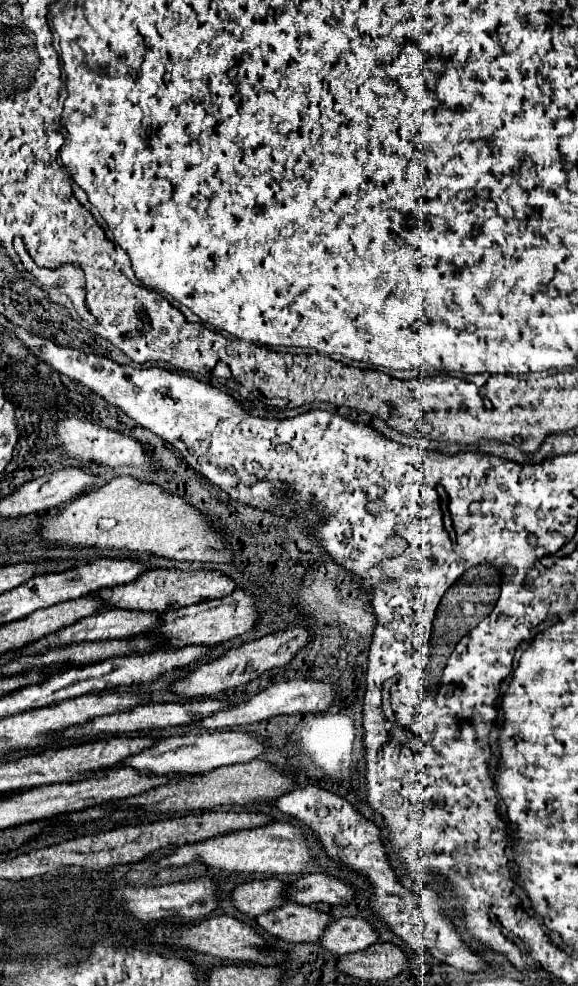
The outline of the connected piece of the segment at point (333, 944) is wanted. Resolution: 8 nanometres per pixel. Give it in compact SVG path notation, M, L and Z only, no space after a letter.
M342 917L324 931L320 945L324 945L330 953L348 955L368 949L370 945L378 943L378 931L368 919L362 917Z

